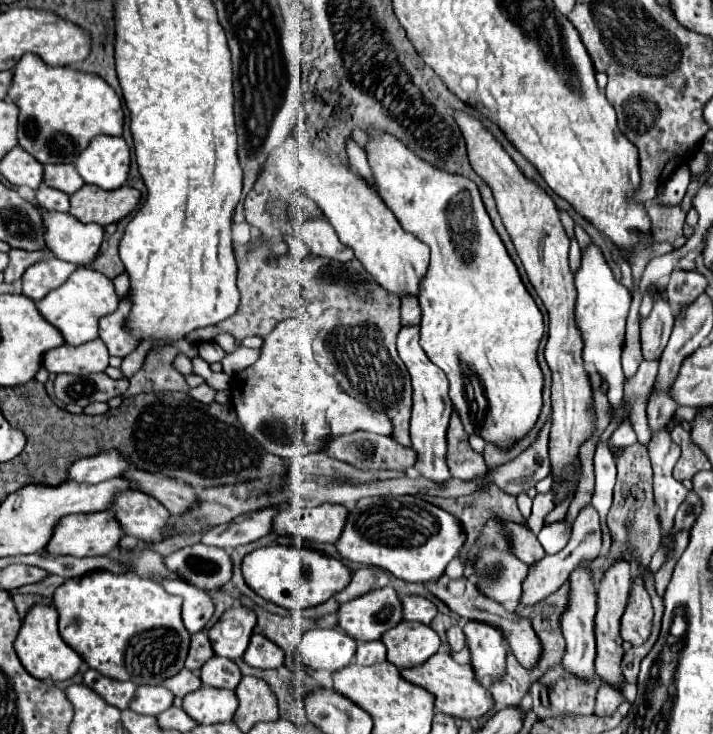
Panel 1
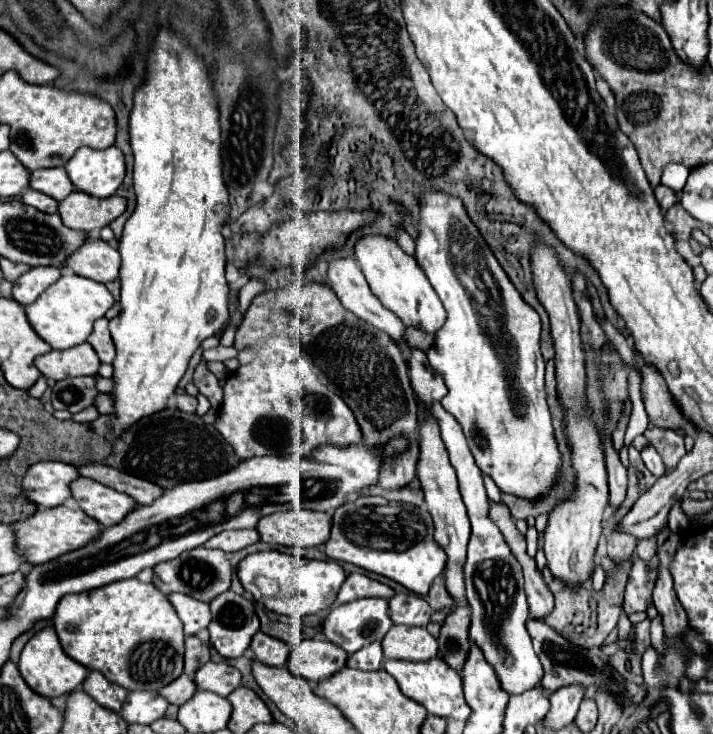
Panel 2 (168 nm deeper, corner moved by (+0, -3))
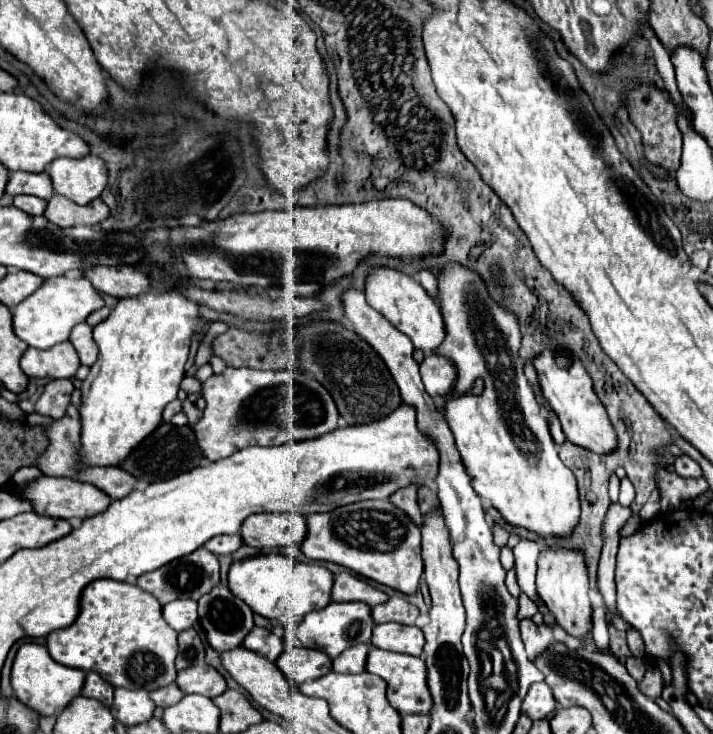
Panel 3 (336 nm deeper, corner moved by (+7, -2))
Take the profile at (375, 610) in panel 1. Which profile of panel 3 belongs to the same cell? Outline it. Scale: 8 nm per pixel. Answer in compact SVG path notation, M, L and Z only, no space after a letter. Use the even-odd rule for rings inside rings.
M330 603L322 611L312 611L304 617L300 625L296 625L294 635L296 639L308 647L308 649L320 649L332 659L338 657L344 649L356 645L356 643L370 643L370 635L374 629L372 609L366 603Z

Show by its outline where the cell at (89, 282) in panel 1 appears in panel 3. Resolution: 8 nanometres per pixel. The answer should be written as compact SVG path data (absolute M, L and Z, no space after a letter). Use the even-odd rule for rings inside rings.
M86 277L46 279L38 291L34 291L30 297L18 303L16 309L12 311L14 333L30 347L50 349L62 341L68 341L72 327L86 321L86 317L100 307L104 307L104 299Z

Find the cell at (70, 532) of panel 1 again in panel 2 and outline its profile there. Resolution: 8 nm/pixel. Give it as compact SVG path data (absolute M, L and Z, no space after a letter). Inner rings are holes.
M55 506L47 510L37 510L33 516L13 525L16 533L18 553L23 555L27 564L45 564L47 560L55 560L65 552L81 548L89 544L95 536L99 536L99 522L91 520L83 510L71 510L67 506Z

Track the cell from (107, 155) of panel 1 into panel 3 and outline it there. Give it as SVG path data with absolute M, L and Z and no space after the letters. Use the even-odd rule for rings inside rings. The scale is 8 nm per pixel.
M94 155L80 159L54 159L48 175L52 177L54 191L78 205L86 205L100 197L100 191L104 191L108 183L108 167Z

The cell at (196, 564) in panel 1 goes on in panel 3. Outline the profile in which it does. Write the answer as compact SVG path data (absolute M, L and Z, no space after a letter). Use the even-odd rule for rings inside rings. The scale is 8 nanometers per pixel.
M200 547L200 551L194 551L192 555L174 559L172 563L168 563L168 567L160 567L156 571L150 571L150 573L144 573L138 577L138 587L152 593L162 605L176 601L176 599L198 601L202 595L212 591L212 587L216 587L218 583L220 583L220 563L214 553L210 553L208 549L202 549L202 547Z

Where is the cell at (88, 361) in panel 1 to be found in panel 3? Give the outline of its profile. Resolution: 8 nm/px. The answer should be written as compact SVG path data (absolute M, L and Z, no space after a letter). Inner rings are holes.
M70 341L58 343L52 349L28 349L22 359L20 367L28 377L40 379L72 379L80 367L80 357Z

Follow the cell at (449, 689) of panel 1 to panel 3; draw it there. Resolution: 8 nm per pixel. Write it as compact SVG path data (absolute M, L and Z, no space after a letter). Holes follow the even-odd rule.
M370 647L370 653L368 653L368 673L374 673L374 675L380 675L382 679L386 679L388 683L388 703L392 707L396 707L402 715L408 715L408 713L430 713L432 711L432 695L428 691L428 667L426 663L416 657L412 659L412 655L392 655L392 651L380 651L376 647Z

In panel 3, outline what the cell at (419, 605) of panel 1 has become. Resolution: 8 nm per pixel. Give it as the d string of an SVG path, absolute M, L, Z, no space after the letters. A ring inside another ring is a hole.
M390 597L386 603L380 603L372 609L372 617L376 623L404 623L404 625L414 625L416 617L420 615L420 609L400 597Z

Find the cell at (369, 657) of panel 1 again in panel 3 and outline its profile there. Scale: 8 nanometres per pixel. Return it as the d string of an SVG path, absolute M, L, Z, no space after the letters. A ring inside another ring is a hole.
M360 643L360 647L350 647L348 651L340 653L332 661L332 669L336 673L362 673L366 671L366 659L368 659L368 645Z

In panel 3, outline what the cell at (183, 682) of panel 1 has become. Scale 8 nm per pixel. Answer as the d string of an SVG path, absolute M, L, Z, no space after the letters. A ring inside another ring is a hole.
M172 683L172 685L168 685L168 687L162 687L162 689L158 689L158 691L152 691L150 693L150 697L154 699L154 703L158 705L158 707L170 707L170 705L176 705L182 697L184 697L184 693L180 691L180 687L176 687L176 683Z

